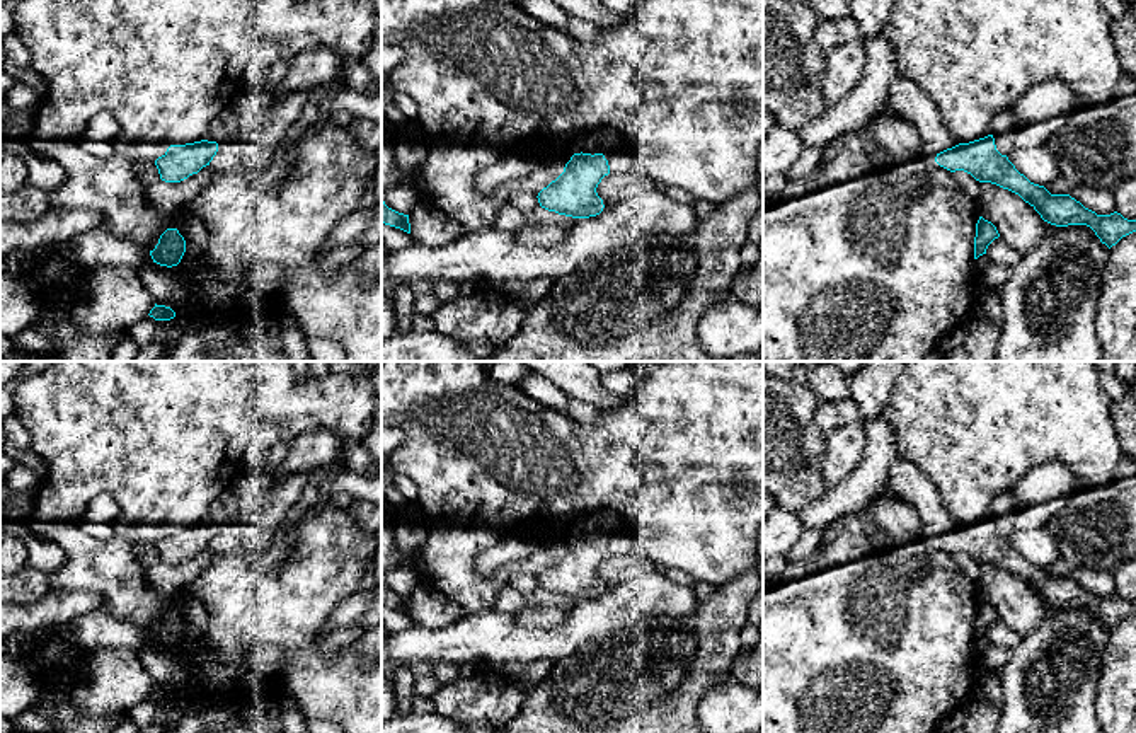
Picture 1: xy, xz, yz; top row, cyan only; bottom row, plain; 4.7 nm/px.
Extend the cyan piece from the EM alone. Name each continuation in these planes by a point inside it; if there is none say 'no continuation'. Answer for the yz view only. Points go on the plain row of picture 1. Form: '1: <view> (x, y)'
1: yz (905, 479)

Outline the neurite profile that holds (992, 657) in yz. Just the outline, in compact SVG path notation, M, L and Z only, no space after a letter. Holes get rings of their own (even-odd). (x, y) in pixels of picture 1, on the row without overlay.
M986 636L974 641L974 660L983 668L1000 673L1008 663L1012 649L991 643Z

